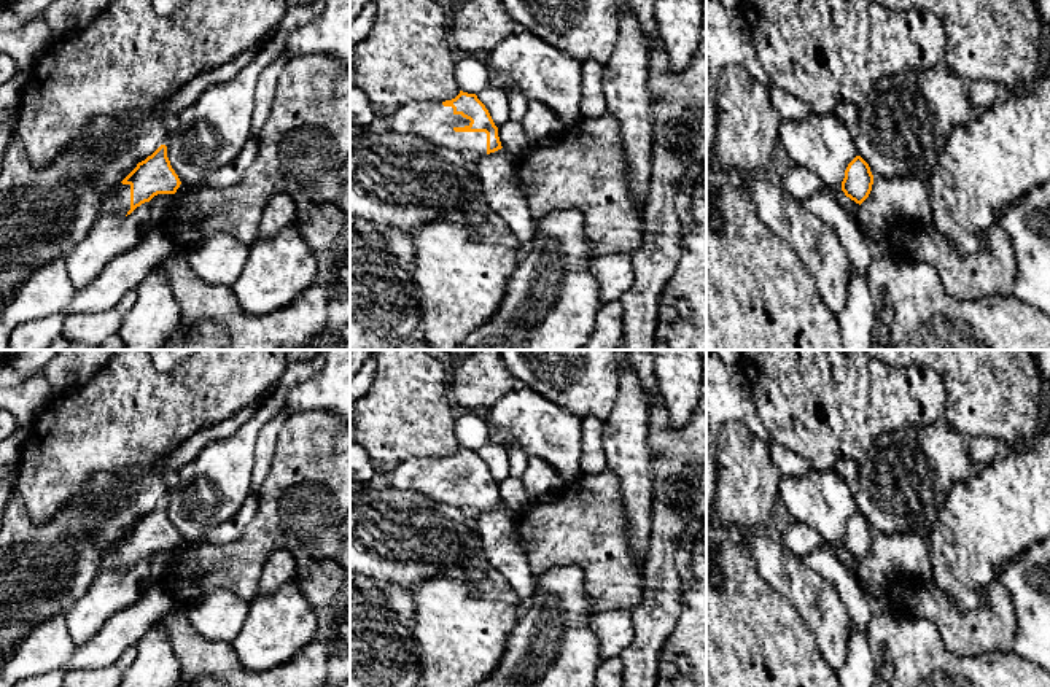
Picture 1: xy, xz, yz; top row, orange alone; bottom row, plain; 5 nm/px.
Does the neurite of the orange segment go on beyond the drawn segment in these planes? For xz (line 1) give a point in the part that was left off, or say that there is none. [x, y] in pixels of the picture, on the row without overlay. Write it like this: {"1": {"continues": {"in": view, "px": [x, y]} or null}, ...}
{"1": {"continues": {"in": "xz", "px": [428, 476]}}}

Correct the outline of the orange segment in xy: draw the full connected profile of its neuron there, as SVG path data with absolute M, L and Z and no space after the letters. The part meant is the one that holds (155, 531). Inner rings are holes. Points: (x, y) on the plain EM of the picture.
M161 501L151 512L138 518L119 542L99 557L99 566L107 572L124 574L158 550L175 550L180 541L167 514L167 503Z

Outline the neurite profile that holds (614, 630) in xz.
M632 611L595 612L590 630L598 638L601 660L619 657L635 638Z

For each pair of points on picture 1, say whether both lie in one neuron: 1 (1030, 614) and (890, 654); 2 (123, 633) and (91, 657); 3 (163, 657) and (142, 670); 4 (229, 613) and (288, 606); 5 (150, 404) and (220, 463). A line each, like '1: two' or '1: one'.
1: two
2: one
3: one
4: two
5: two

